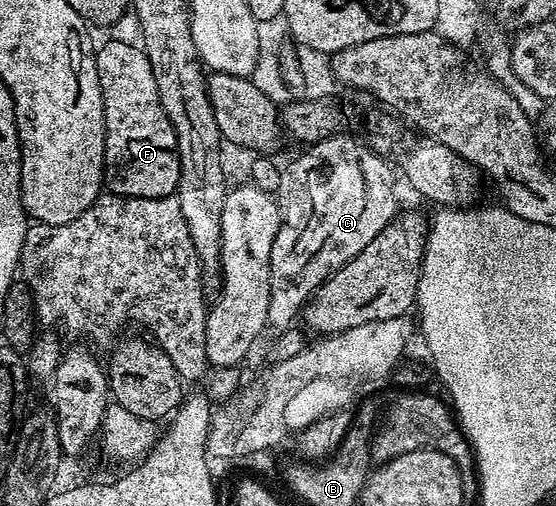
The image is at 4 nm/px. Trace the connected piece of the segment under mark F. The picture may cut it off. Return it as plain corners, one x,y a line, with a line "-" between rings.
112,39
105,41
95,50
95,62
103,100
106,188
116,197
170,197
178,187
178,143
158,98
153,67
142,48

